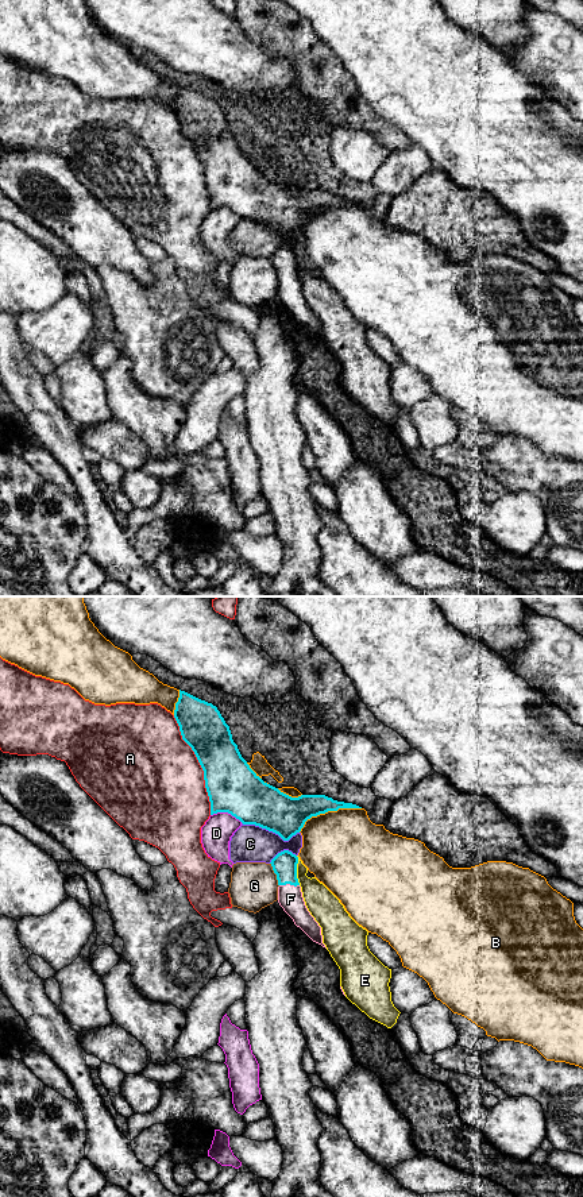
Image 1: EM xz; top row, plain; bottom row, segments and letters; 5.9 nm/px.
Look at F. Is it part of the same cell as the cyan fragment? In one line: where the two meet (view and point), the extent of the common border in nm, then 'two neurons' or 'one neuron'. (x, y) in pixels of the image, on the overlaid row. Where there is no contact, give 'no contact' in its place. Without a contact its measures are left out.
contact xz (289, 883); length 120 nm; one neuron

